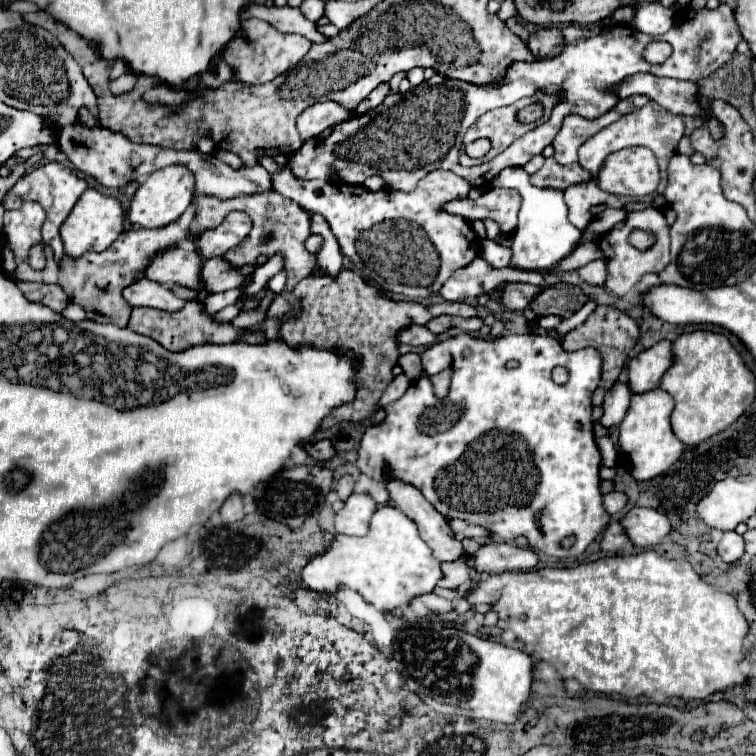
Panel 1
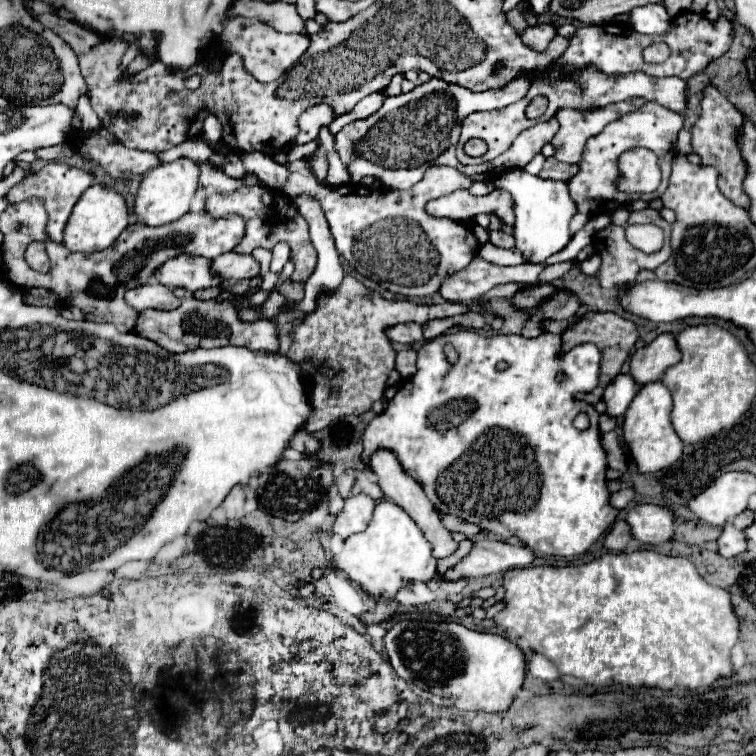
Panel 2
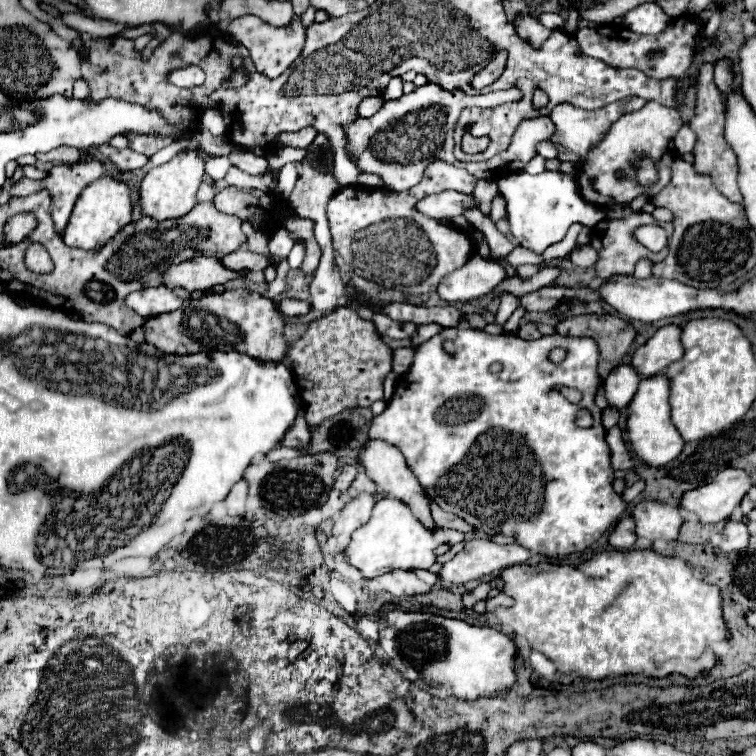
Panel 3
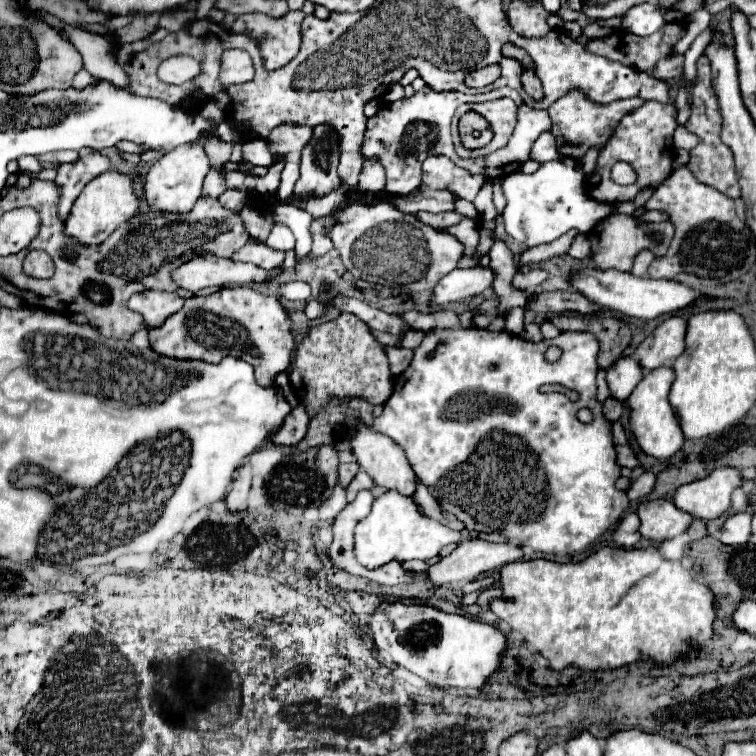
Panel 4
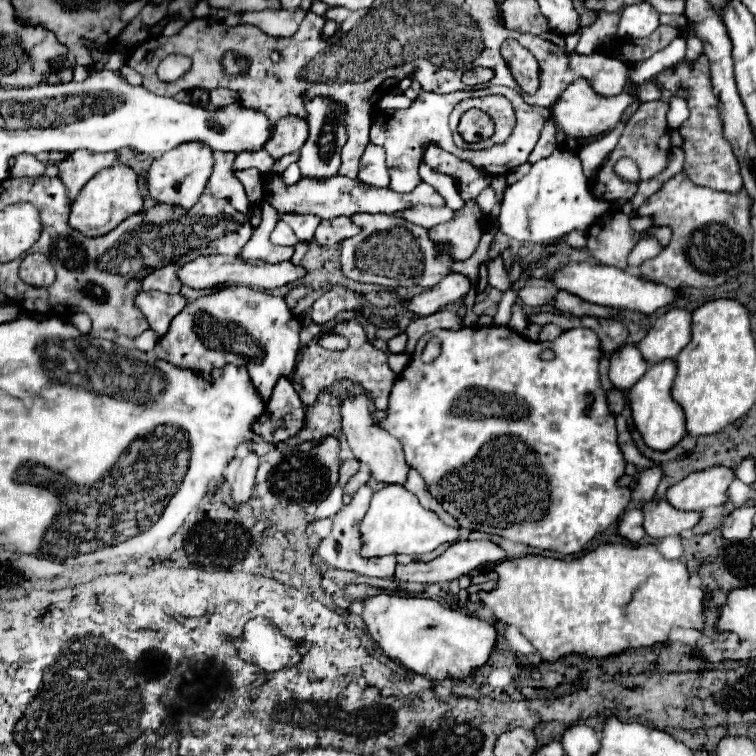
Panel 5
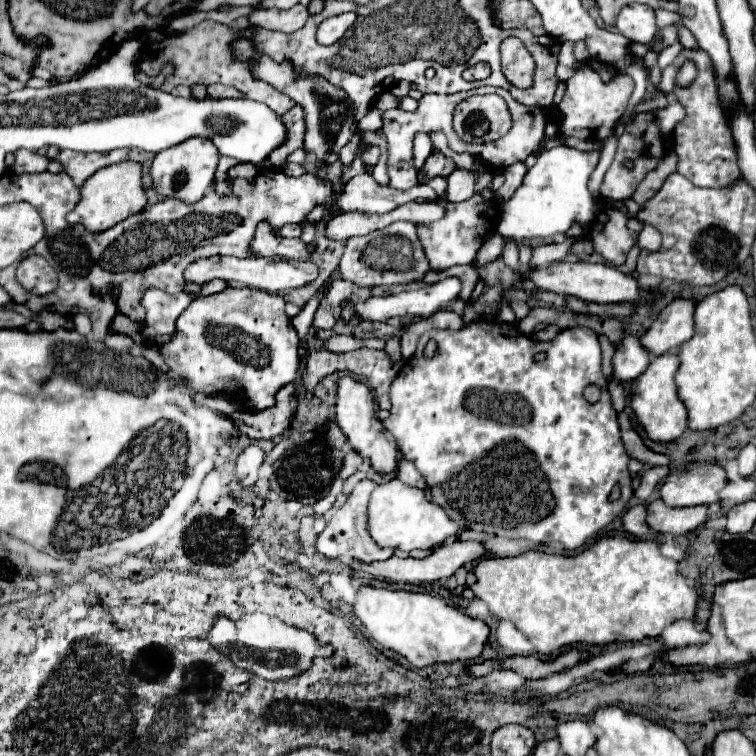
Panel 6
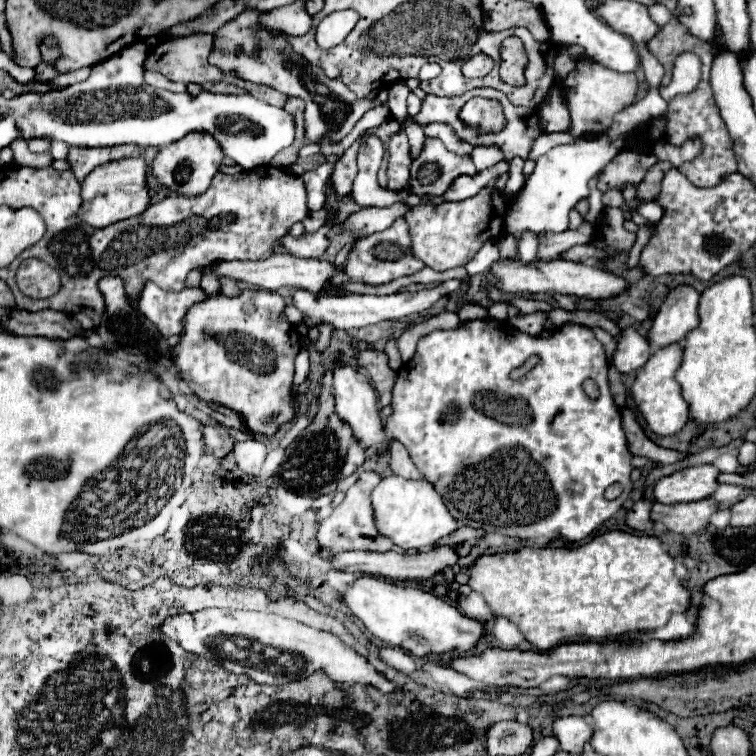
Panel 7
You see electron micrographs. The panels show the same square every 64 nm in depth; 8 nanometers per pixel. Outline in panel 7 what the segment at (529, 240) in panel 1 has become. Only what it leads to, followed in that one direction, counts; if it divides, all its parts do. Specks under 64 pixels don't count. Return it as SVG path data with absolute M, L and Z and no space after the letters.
M624 134L616 144L608 144L608 136L584 136L574 144L562 144L536 158L534 172L526 178L522 190L510 200L506 218L502 224L502 234L512 234L520 238L526 230L534 234L542 232L566 232L568 214L580 202L588 198L588 180L602 170L618 152L630 134Z

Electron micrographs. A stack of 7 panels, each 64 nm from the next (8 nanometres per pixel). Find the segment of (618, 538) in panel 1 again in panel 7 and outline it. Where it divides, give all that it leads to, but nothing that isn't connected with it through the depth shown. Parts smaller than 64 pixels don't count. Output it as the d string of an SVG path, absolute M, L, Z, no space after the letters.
M642 498L640 502L636 502L626 516L626 524L638 532L652 530L654 524L650 522L650 506L652 506L652 500L648 498Z

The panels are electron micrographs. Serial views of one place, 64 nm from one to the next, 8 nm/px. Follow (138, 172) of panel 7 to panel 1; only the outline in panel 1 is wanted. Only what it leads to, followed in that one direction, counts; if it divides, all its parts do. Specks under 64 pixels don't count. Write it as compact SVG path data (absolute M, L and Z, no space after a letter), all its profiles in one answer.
M88 188L78 198L70 216L60 226L60 236L64 240L64 252L70 258L78 258L78 256L82 256L84 252L90 252L90 250L102 252L118 238L122 228L124 228L124 212L122 212L120 204L110 196L102 196L96 190Z

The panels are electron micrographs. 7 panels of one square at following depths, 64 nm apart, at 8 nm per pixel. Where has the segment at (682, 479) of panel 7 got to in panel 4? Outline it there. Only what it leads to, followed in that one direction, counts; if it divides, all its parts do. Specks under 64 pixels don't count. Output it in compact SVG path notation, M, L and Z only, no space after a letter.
M718 468L710 478L692 482L676 490L676 508L698 516L700 520L716 520L730 510L732 492L742 486L740 470Z

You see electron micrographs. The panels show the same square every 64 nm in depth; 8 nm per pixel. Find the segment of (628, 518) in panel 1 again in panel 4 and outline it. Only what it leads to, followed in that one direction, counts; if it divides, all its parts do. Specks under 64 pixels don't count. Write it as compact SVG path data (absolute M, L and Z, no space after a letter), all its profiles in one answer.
M662 500L640 504L636 514L640 518L640 534L652 540L670 540L682 534L692 522L688 512L682 512L672 502Z

